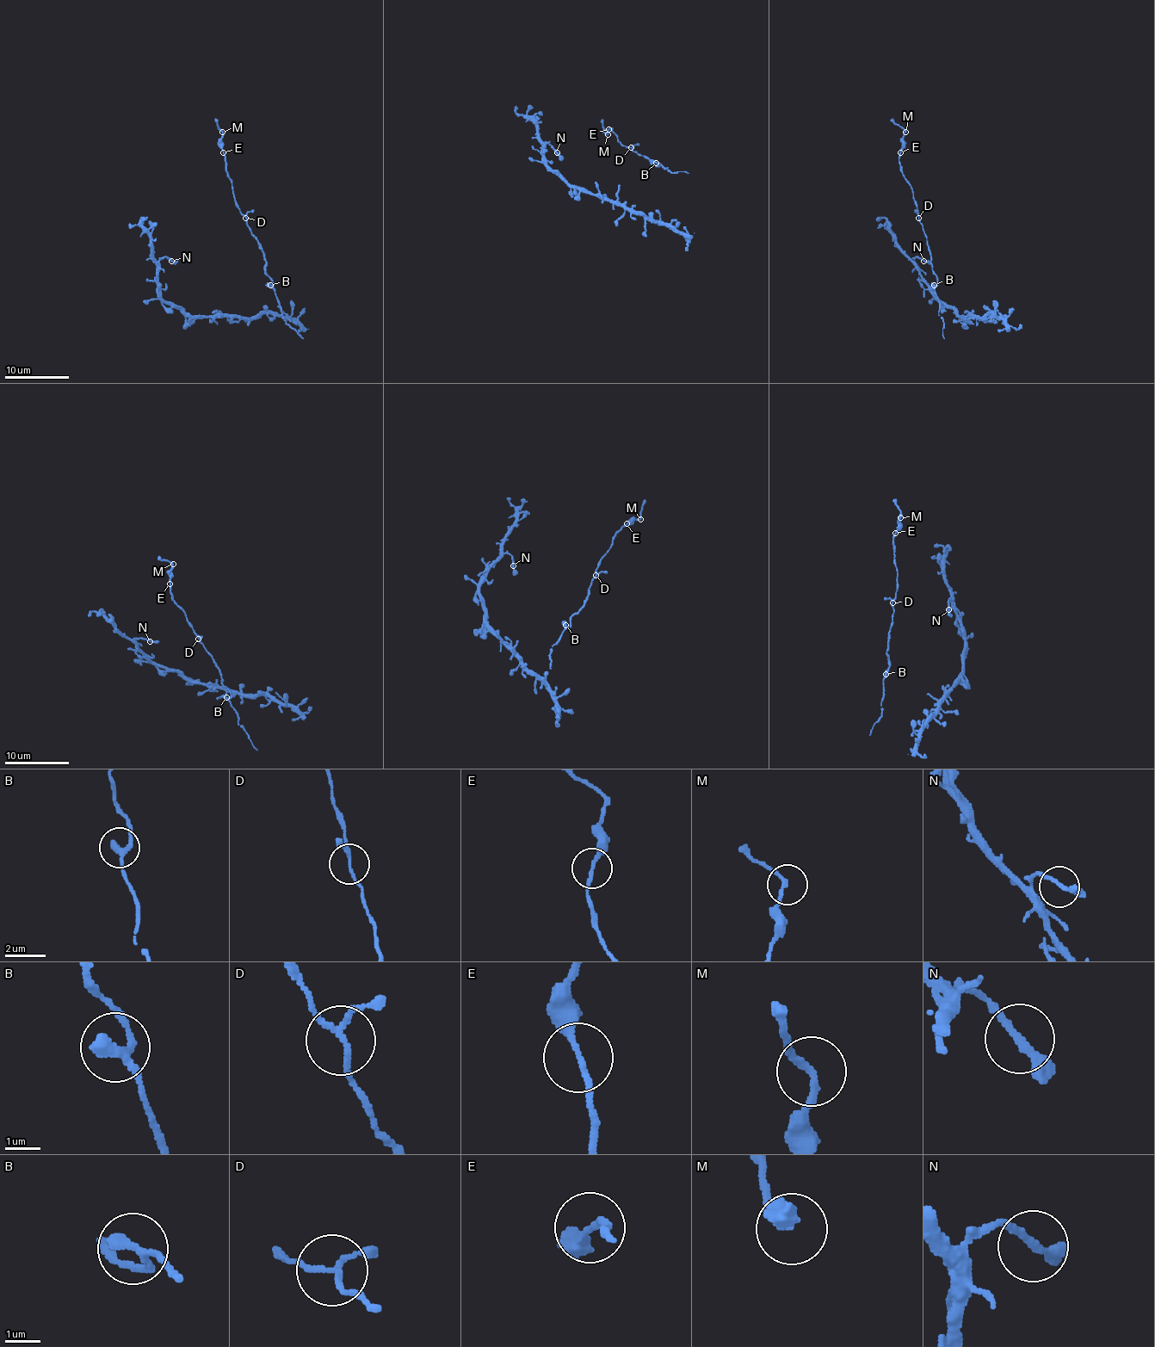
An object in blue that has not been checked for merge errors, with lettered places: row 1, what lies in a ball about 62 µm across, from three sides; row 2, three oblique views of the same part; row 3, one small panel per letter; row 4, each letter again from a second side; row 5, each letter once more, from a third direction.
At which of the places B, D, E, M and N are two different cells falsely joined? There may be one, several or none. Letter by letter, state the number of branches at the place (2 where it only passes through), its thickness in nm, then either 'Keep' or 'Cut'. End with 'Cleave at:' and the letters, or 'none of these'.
B: Branches: 2. Thickness 300 nm. Keep
D: Branches: 3. Thickness 120 nm. Keep
E: Branches: 2. Thickness 170 nm. Keep
M: Branches: 2. Thickness 200 nm. Keep
N: Branches: 2. Thickness 240 nm. Keep
Cleave at: none of these

